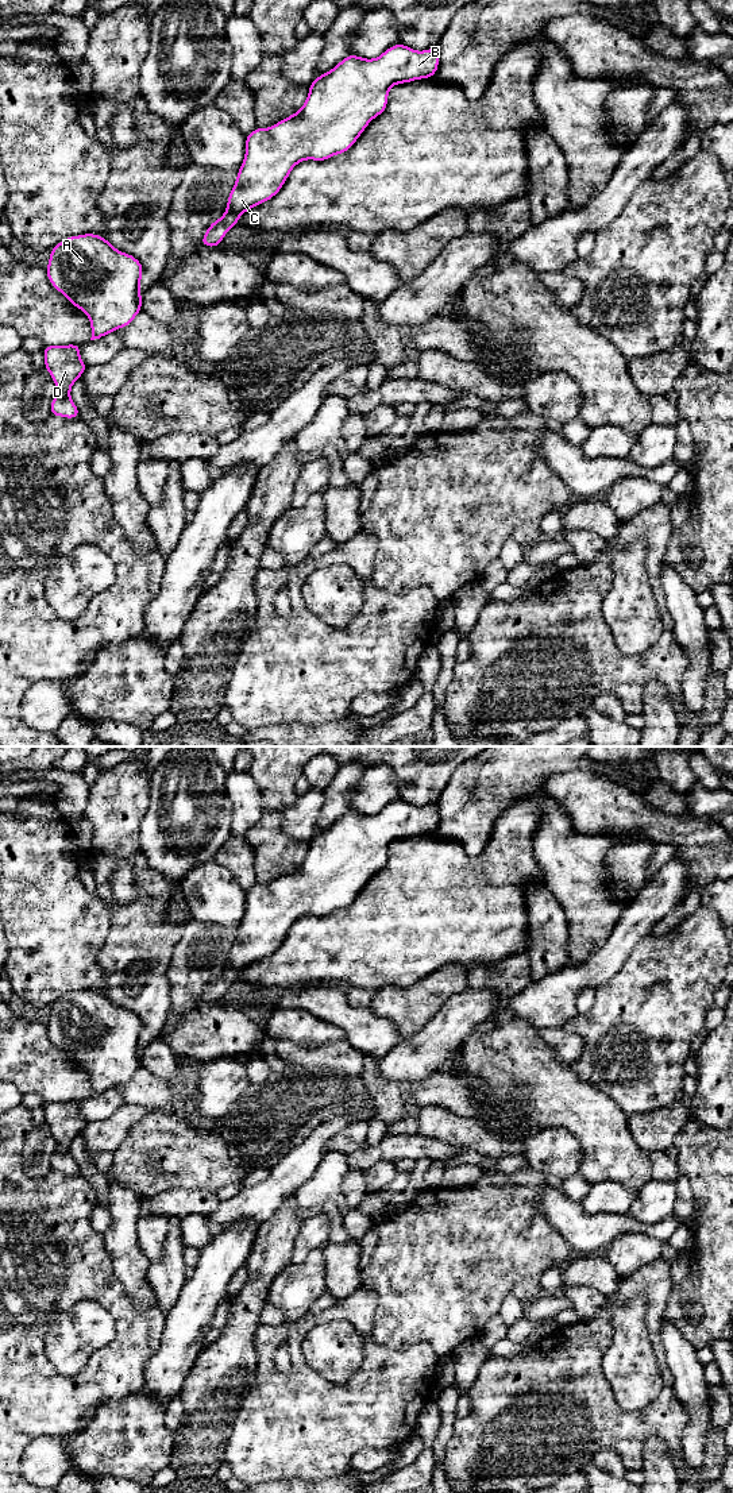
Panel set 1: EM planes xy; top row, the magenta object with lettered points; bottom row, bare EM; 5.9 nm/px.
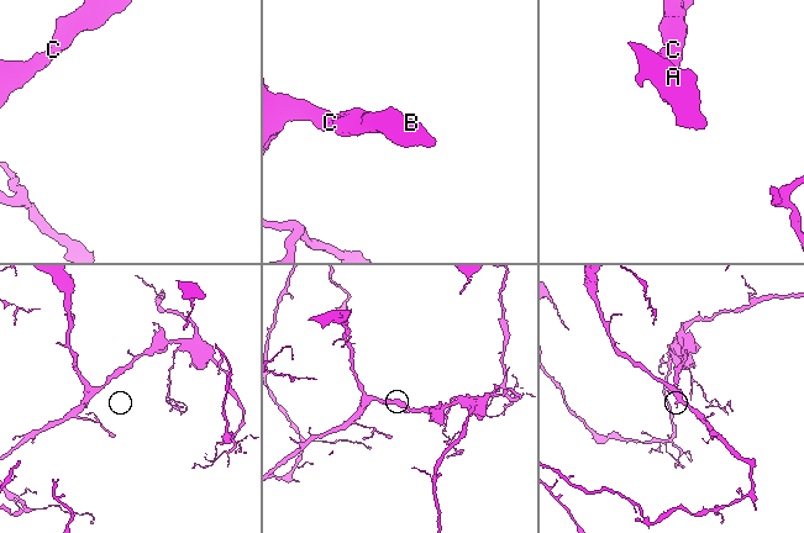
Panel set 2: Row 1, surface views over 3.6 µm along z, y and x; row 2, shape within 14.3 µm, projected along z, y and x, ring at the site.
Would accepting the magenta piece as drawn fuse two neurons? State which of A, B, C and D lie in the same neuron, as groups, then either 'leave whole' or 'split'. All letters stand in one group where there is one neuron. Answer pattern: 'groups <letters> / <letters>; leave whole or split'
groups A B C D; leave whole

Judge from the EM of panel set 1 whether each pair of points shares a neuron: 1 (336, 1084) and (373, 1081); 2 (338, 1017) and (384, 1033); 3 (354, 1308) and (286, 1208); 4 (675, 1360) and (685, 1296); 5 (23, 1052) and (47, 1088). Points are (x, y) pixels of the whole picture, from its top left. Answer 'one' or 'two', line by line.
1: two
2: one
3: two
4: two
5: one

